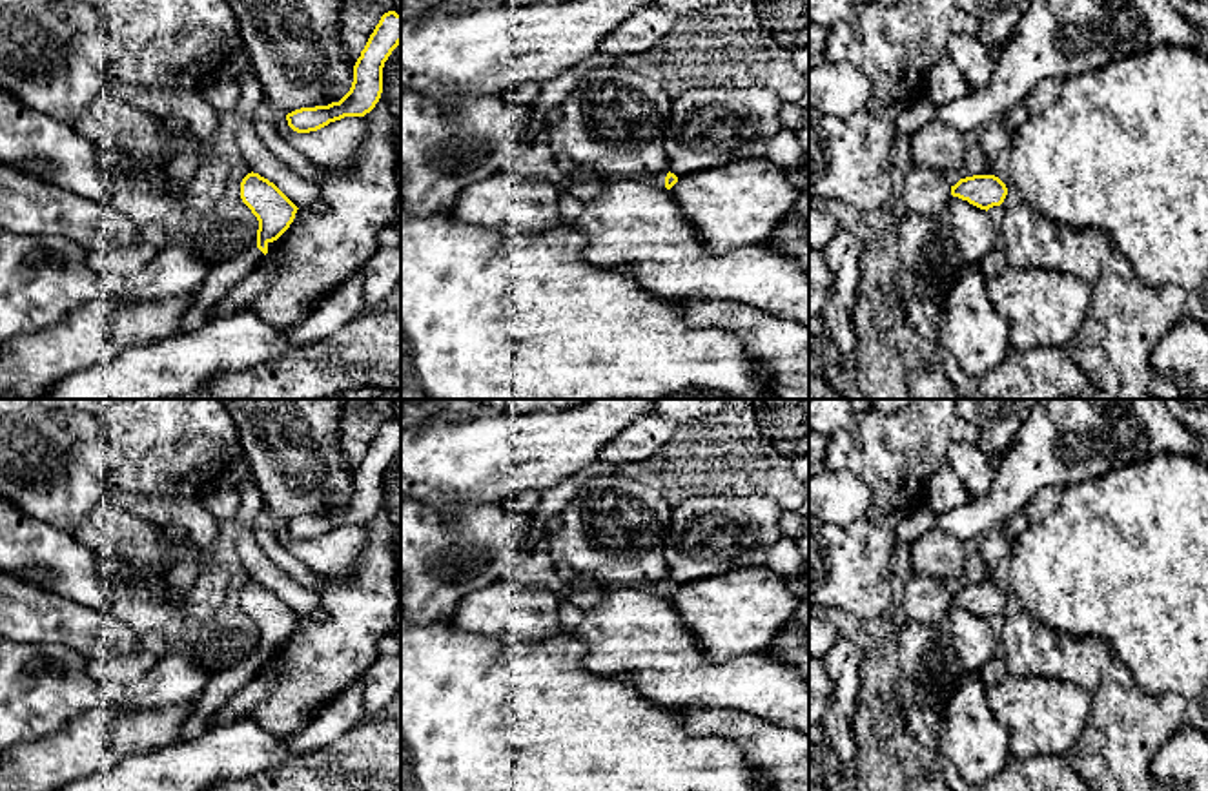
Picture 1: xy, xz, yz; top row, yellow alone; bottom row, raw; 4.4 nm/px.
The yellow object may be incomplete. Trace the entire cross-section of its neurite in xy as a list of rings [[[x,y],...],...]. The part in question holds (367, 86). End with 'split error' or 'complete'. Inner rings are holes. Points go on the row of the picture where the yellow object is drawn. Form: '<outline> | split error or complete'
[[[388,11],[370,35],[353,66],[350,91],[328,106],[301,108],[286,115],[288,126],[297,133],[317,131],[344,117],[364,117],[383,93],[383,67],[392,51],[401,44],[401,15]]] | complete

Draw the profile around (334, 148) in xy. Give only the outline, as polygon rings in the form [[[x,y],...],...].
[[[271,113],[271,120],[277,133],[317,168],[343,175],[355,171],[357,151],[370,133],[366,117],[344,117],[310,133],[293,131],[286,115]]]

